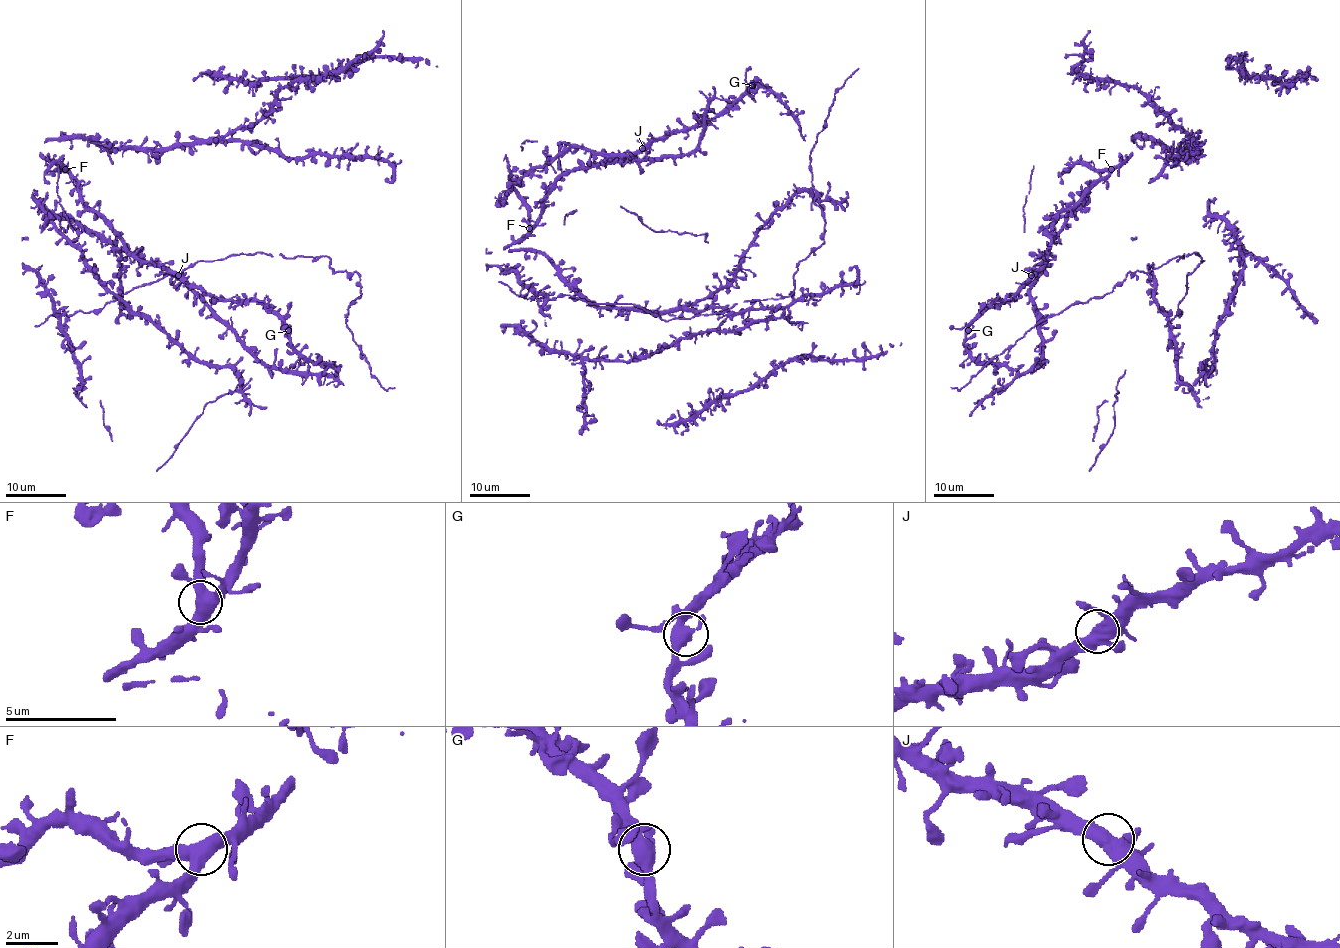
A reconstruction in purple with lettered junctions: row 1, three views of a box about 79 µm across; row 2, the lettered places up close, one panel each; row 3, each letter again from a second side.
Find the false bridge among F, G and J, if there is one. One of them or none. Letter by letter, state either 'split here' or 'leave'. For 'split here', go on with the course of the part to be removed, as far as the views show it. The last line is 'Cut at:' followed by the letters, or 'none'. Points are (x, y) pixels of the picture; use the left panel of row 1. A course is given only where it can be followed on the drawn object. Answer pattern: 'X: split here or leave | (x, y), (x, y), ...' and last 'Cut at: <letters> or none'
F: leave
G: leave
J: leave
Cut at: none

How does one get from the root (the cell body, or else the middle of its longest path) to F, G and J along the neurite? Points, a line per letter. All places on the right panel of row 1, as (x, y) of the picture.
F: (985, 309), (993, 302), (1009, 300), (1041, 267), (1050, 246), (1053, 220), (1111, 169)
G: (985, 309), (969, 326), (969, 331)
J: (985, 309), (993, 302), (1009, 300), (1031, 275)

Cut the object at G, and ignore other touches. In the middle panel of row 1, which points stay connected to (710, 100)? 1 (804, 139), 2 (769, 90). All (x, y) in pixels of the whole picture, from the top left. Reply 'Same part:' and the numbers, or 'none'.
Same part: none

